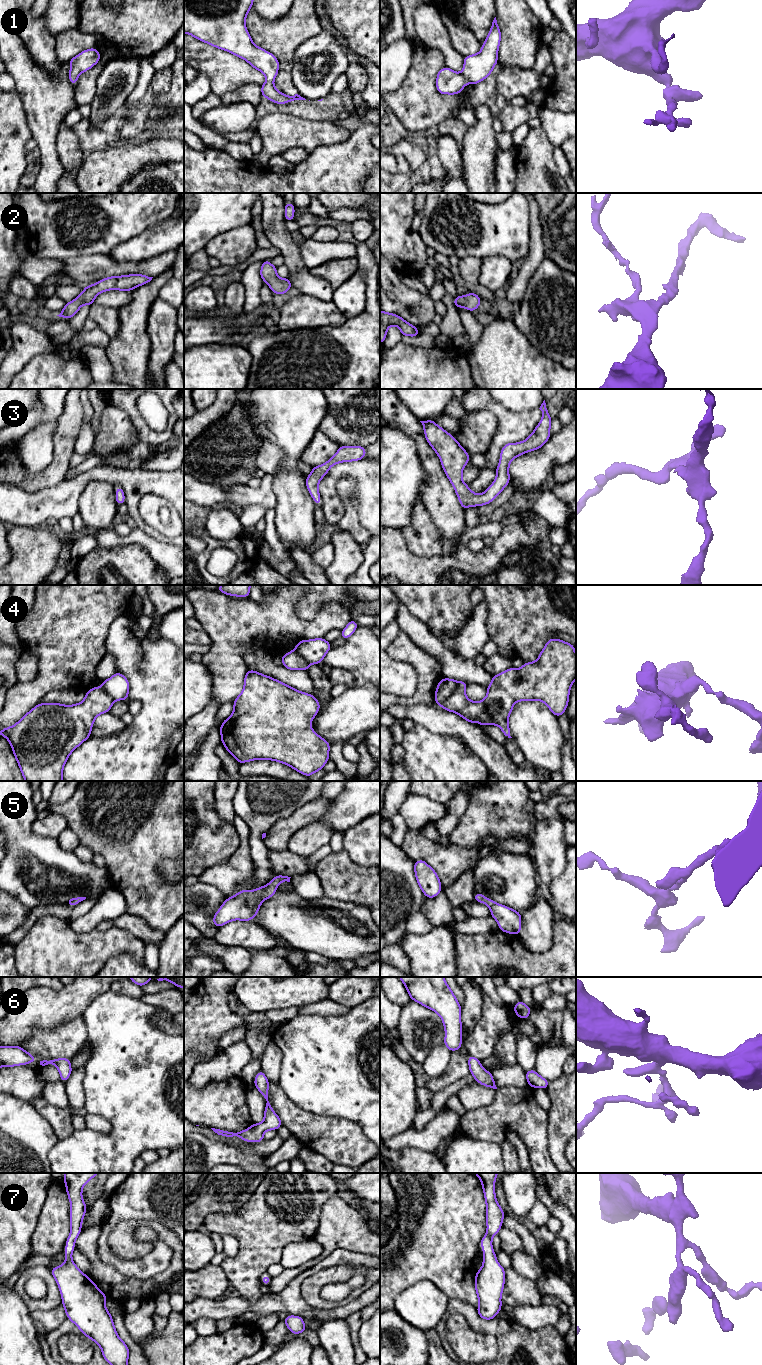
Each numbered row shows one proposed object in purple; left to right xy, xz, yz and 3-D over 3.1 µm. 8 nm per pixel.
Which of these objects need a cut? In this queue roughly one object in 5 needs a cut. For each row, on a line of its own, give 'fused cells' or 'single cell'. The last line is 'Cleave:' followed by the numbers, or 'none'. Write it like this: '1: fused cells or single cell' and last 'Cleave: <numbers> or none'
1: single cell
2: single cell
3: single cell
4: fused cells
5: single cell
6: single cell
7: single cell
Cleave: 4

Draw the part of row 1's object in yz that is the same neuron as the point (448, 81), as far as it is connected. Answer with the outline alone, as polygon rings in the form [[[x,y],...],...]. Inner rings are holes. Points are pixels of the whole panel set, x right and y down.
[[[496,17],[492,22],[490,32],[478,54],[464,57],[462,73],[457,73],[448,67],[439,70],[436,88],[440,94],[459,94],[467,83],[477,84],[486,79],[498,63],[497,55],[501,41],[501,32]]]

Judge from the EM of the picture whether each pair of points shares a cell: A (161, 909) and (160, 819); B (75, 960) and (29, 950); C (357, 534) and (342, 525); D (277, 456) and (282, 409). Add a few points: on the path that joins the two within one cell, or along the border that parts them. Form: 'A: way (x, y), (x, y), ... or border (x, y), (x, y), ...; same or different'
A: way (149, 887), (149, 841); same
B: way (64, 960), (55, 960), (50, 955), (40, 955); same
C: way (353, 530), (346, 525); same
D: border (265, 440), (275, 444), (284, 455), (277, 470); different

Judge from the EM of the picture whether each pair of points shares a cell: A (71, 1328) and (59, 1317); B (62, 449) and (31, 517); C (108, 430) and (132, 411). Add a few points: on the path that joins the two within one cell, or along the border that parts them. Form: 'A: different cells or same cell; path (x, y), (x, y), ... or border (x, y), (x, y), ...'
A: different cells; border (67, 1318), (47, 1333)
B: different cells; border (63, 480), (33, 492), (20, 488)
C: different cells; border (107, 403), (126, 413), (136, 430), (136, 437)

